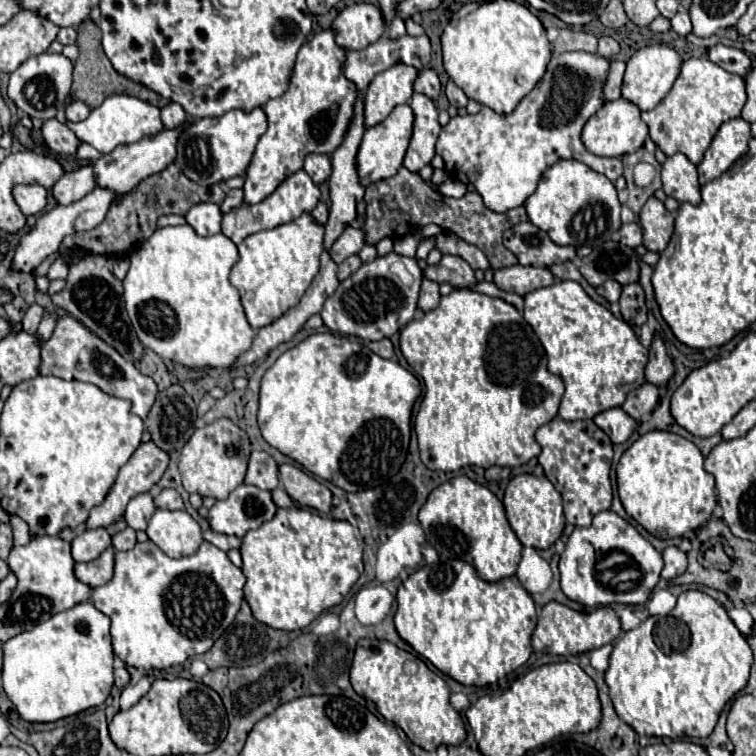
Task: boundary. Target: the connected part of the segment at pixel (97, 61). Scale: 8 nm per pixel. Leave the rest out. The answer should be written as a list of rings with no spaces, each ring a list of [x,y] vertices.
[[[85,19],[77,27],[77,47],[79,47],[79,57],[73,69],[73,99],[81,99],[93,109],[95,105],[103,103],[105,97],[109,97],[111,93],[131,93],[131,79],[119,75],[113,69],[111,61],[101,49],[101,29],[91,19]]]

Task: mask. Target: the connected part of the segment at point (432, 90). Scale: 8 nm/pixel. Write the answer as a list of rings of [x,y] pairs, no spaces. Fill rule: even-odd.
[[[421,69],[419,75],[417,75],[417,79],[415,79],[415,83],[413,83],[413,89],[417,93],[421,91],[423,95],[427,95],[427,97],[431,97],[435,101],[437,95],[439,95],[439,91],[441,91],[441,83],[439,83],[437,73],[433,69]]]

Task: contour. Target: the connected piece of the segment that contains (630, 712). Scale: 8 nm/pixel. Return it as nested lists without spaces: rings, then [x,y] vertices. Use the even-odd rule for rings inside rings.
[[[685,591],[677,597],[677,605],[669,615],[647,617],[615,643],[605,683],[617,715],[639,735],[669,739],[709,737],[725,703],[747,685],[751,663],[753,651],[725,609],[707,593]]]

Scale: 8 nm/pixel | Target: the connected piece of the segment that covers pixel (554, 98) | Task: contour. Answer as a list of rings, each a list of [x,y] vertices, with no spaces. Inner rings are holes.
[[[571,51],[571,53],[555,53],[551,63],[547,65],[547,73],[535,85],[535,89],[517,105],[517,109],[509,115],[499,115],[489,107],[481,107],[477,115],[457,115],[453,117],[439,133],[437,139],[437,153],[445,161],[445,169],[449,175],[463,179],[467,177],[469,183],[475,185],[477,193],[481,195],[485,207],[497,213],[505,213],[513,207],[525,203],[525,199],[535,191],[539,177],[543,171],[553,165],[557,159],[577,159],[589,165],[593,171],[605,175],[609,181],[617,181],[623,175],[623,165],[617,157],[597,157],[589,153],[581,141],[583,125],[605,105],[603,87],[609,75],[611,63],[609,59],[585,53],[585,51]]]

